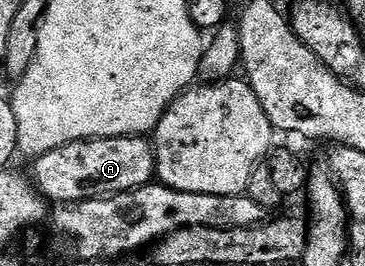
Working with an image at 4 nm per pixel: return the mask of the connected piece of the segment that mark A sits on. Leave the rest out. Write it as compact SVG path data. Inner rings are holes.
M133 134L116 138L73 140L53 148L53 152L45 152L40 158L34 159L32 166L35 167L29 170L29 174L33 185L48 203L83 202L86 198L108 198L110 194L120 194L133 188L151 185L155 178L155 147L146 137Z

